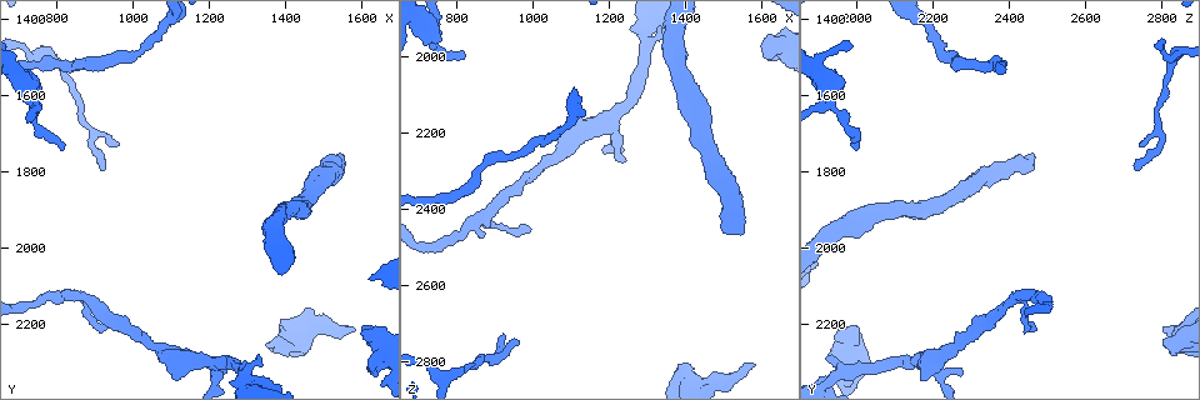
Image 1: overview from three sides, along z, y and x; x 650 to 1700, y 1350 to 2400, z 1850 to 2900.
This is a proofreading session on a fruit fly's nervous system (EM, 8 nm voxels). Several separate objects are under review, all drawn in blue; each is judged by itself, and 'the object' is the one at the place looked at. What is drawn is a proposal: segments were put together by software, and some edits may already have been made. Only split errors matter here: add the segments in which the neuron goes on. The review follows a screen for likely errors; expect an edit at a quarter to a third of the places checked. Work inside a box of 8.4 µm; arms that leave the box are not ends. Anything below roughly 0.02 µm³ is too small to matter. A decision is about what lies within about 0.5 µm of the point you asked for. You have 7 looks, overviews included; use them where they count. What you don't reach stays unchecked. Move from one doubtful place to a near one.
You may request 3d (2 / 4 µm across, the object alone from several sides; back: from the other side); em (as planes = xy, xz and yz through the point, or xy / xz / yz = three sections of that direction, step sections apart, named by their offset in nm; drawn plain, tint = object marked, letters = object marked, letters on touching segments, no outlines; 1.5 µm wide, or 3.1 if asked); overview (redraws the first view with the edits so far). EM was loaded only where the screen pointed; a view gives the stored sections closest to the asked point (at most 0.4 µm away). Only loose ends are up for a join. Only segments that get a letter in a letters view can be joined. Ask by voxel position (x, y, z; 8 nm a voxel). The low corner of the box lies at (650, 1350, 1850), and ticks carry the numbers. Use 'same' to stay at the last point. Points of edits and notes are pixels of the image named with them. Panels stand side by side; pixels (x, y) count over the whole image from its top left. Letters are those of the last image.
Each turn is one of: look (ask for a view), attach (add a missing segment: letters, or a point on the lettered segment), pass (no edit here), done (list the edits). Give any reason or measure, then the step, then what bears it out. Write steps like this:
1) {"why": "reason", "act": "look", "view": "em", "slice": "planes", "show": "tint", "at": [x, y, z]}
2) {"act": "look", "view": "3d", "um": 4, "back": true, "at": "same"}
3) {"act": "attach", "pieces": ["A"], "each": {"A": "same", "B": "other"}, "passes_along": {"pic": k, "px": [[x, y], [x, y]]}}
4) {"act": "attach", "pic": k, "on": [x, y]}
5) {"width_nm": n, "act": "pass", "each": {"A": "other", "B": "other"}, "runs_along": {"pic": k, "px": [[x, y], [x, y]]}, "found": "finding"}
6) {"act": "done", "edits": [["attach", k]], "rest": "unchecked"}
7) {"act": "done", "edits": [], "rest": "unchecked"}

{"why": "thin end", "act": "look", "view": "em", "slice": "planes", "show": "letters", "at": [990, 2200, 2450]}

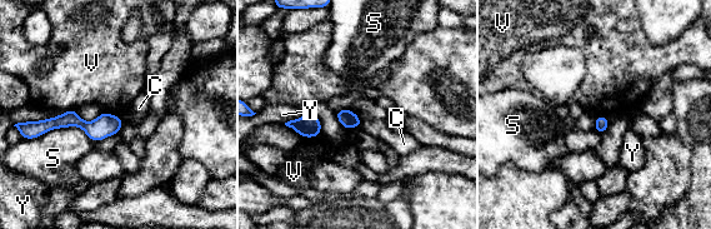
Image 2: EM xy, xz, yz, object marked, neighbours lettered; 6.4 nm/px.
{"act": "pass", "each": {"C": "other", "S": "other", "V": "other", "Y": "other"}, "border": {"pic": 2, "px": [[103, 110], [120, 117]]}, "found": "none of them fits"}

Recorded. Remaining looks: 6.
{"why": "thin end", "act": "look", "view": "em", "slice": "planes", "show": "letters", "at": [1580, 2210, 2810]}

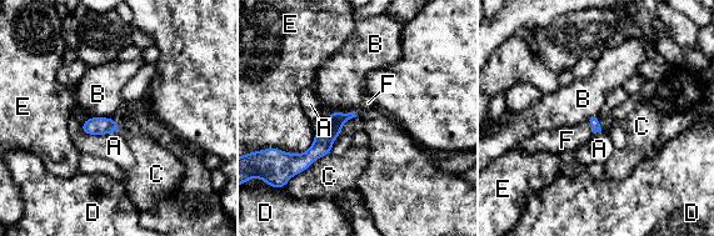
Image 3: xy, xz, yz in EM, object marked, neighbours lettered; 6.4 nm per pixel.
{"act": "attach", "pieces": ["F"], "each": {"A": "other", "B": "other", "C": "other", "D": "other", "E": "other", "F": "same"}, "passes_along": {"pic": 3, "px": [[594, 122], [592, 126], [567, 140]]}, "found": "the neuron continues"}

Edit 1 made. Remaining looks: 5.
{"why": "redraw", "act": "look", "view": "overview"}

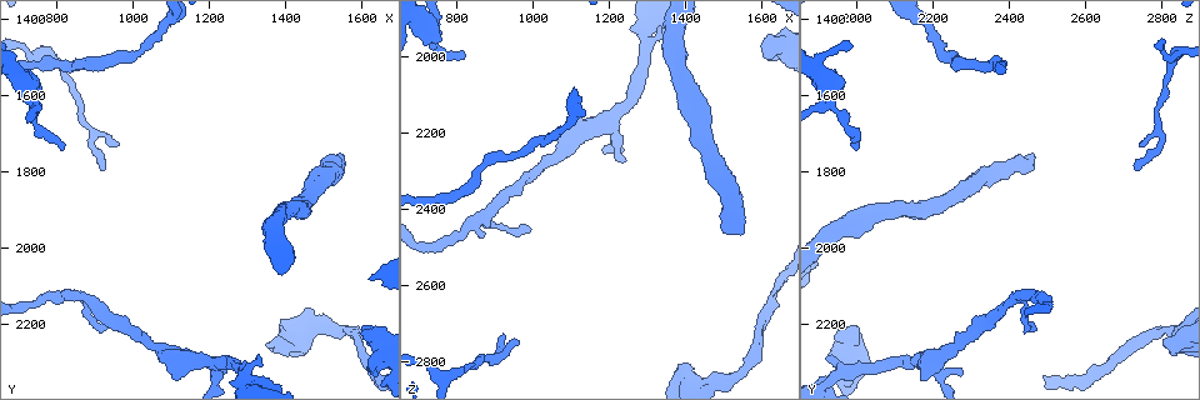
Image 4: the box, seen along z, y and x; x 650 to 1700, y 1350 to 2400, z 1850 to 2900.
{"why": "branch stops here", "act": "look", "view": "3d", "um": 2, "back": true, "at": [1625, 2210, 1995]}

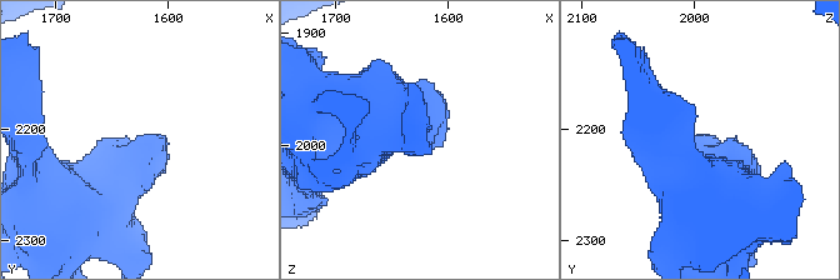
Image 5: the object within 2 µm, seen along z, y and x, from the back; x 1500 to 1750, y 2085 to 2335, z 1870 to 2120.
{"why": "now the EM", "act": "look", "view": "em", "slice": "xy", "step": 4, "show": "letters", "at": [1626, 2204, 1996]}

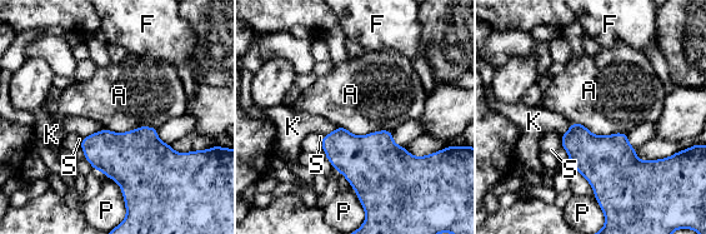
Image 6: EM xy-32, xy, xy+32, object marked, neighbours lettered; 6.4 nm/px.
{"act": "look", "view": "em", "slice": "planes", "show": "letters", "at": "same"}

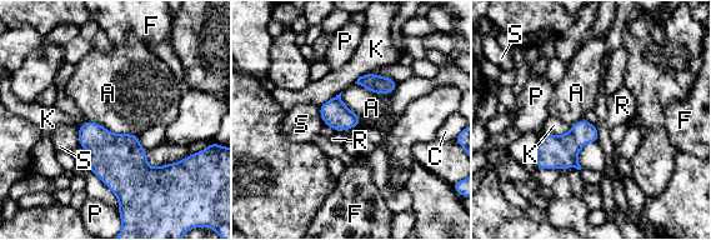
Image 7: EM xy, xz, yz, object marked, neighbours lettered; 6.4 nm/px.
{"act": "pass", "each": {"A": "other", "C": "other", "F": "other", "K": "other", "P": "other", "R": "other", "S": "other"}, "found": "no lettered segment goes on from it"}

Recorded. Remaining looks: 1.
{"act": "done", "edits": [["attach", 3]], "rest": "unchecked"}

